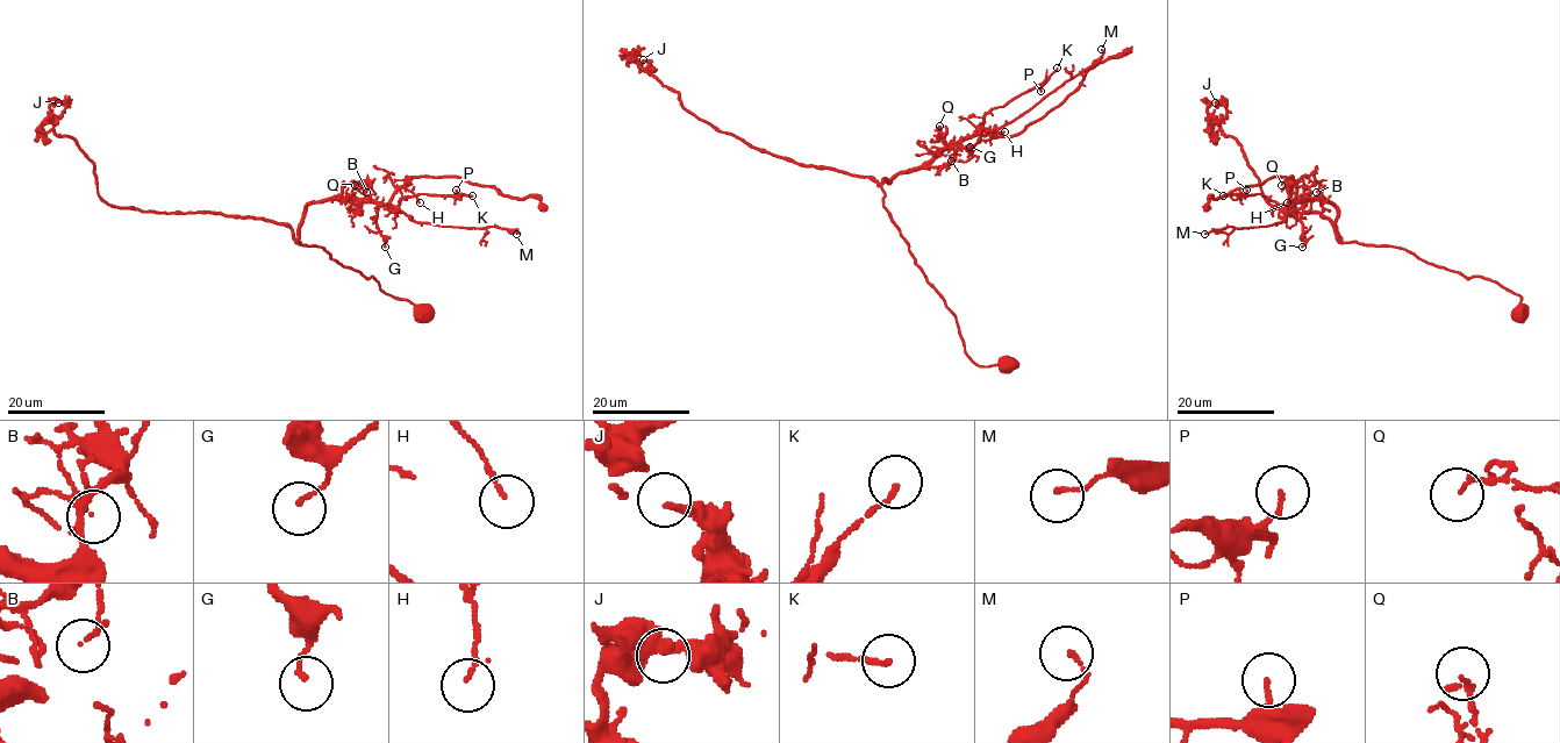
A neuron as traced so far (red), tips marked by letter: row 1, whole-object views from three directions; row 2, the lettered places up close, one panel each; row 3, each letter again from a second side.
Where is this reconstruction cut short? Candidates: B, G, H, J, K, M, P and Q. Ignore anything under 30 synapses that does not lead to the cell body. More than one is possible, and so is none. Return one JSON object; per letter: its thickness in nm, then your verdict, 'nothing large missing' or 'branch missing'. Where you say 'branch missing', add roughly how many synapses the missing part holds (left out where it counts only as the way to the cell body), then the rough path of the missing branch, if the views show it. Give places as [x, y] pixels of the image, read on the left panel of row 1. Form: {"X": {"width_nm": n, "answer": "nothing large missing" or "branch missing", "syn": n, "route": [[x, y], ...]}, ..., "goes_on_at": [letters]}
{"B": {"width_nm": 130, "answer": "nothing large missing"}, "G": {"width_nm": 110, "answer": "nothing large missing"}, "H": {"width_nm": 110, "answer": "nothing large missing"}, "J": {"width_nm": 160, "answer": "nothing large missing"}, "K": {"width_nm": 120, "answer": "nothing large missing"}, "M": {"width_nm": 100, "answer": "nothing large missing"}, "P": {"width_nm": 110, "answer": "nothing large missing"}, "Q": {"width_nm": 160, "answer": "nothing large missing"}, "goes_on_at": []}

